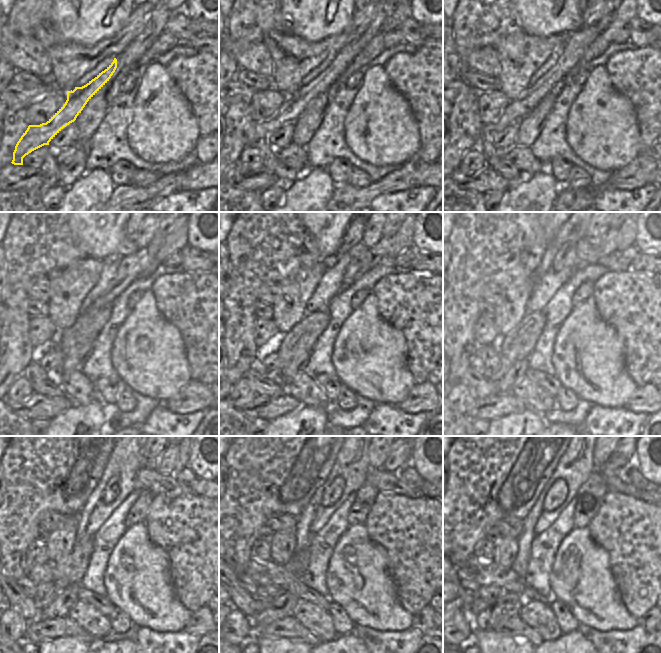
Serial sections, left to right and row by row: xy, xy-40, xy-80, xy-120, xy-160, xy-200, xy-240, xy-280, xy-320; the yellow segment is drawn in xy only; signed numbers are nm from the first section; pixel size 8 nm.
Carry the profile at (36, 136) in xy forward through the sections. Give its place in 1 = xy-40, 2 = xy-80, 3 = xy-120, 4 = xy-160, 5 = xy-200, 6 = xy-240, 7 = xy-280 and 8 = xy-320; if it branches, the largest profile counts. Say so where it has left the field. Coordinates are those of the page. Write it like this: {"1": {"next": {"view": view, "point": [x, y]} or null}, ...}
{"1": {"next": {"view": "xy-40", "point": [294, 105]}}, "2": {"next": {"view": "xy-80", "point": [577, 43]}}, "3": {"next": {"view": "xy-120", "point": [132, 266]}}, "4": {"next": {"view": "xy-160", "point": [356, 267]}}, "5": {"next": {"view": "xy-200", "point": [609, 245]}}, "6": {"next": {"view": "xy-240", "point": [167, 461]}}, "7": {"next": {"view": "xy-280", "point": [398, 456]}}, "8": {"next": {"view": "xy-320", "point": [622, 456]}}}

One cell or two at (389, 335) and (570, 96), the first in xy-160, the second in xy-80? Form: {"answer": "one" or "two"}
{"answer": "two"}

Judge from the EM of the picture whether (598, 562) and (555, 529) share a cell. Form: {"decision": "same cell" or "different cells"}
{"decision": "different cells"}

